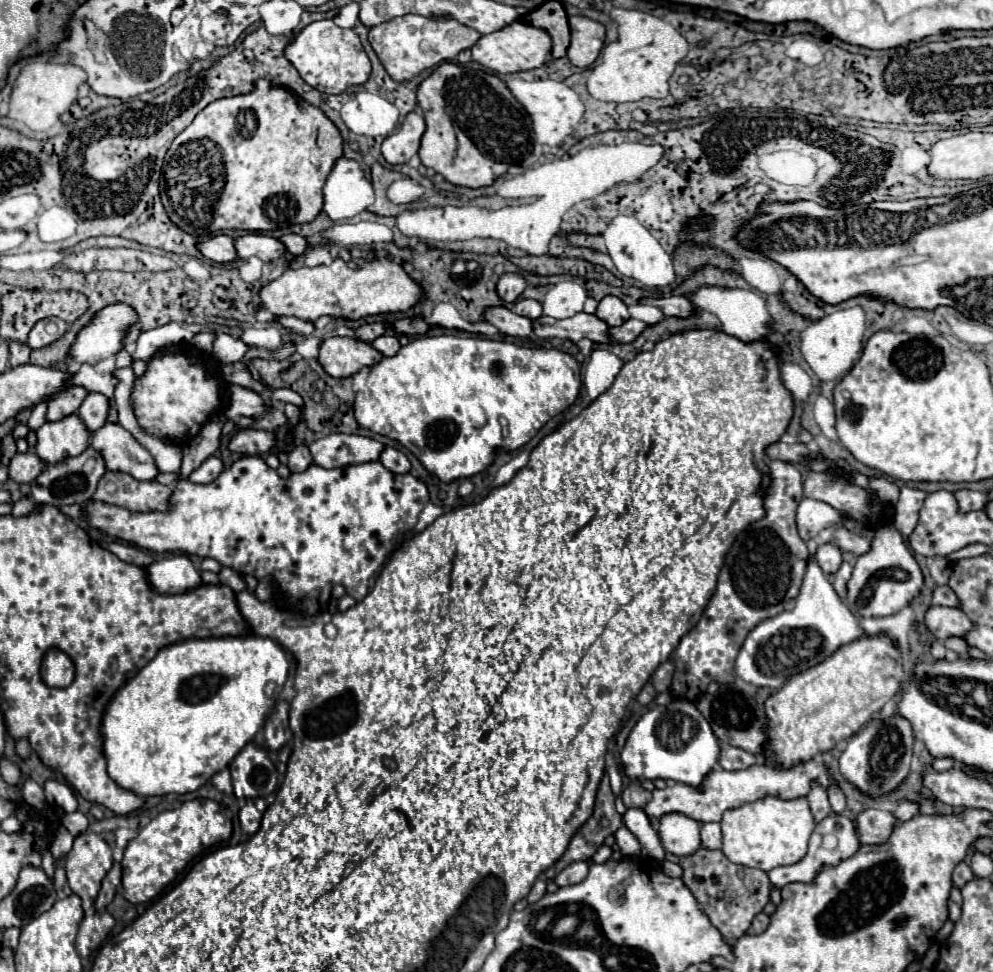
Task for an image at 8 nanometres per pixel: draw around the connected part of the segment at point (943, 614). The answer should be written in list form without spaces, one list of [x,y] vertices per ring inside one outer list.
[[[932,605],[924,615],[926,629],[940,641],[946,637],[964,637],[972,629],[972,621],[956,607]]]

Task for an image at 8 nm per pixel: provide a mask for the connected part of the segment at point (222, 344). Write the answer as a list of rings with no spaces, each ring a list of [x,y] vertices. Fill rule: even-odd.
[[[218,333],[212,353],[220,363],[238,363],[238,361],[244,361],[244,355],[248,349],[250,347],[240,337],[234,337],[228,333]]]

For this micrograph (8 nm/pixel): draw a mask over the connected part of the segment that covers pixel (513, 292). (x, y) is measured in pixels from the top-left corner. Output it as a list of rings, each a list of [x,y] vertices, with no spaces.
[[[504,273],[498,281],[498,295],[506,301],[506,303],[514,303],[522,291],[526,289],[526,281],[520,273]]]

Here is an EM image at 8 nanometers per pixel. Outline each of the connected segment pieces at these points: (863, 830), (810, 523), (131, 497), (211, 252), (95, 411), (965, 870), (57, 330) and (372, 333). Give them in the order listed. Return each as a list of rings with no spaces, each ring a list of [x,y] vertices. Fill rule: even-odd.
[[[866,809],[856,817],[860,841],[868,845],[878,845],[886,843],[888,837],[892,835],[892,829],[896,825],[896,817],[890,811],[882,809]]]
[[[802,499],[798,509],[796,509],[796,525],[798,525],[798,533],[804,541],[816,537],[822,529],[830,527],[842,521],[840,513],[830,507],[824,501],[816,501],[816,499]]]
[[[108,471],[102,475],[92,499],[108,505],[114,503],[130,511],[164,511],[168,509],[166,497],[170,495],[172,491],[166,485],[154,481],[138,481],[132,479],[132,475]]]
[[[212,235],[206,241],[196,243],[196,249],[210,261],[216,263],[230,263],[236,259],[236,249],[232,243],[232,237],[228,235]]]
[[[88,393],[84,403],[78,409],[78,415],[84,421],[88,431],[96,431],[98,427],[102,427],[106,423],[108,411],[110,411],[110,399],[106,395]]]
[[[958,863],[956,869],[954,869],[954,875],[952,875],[952,883],[954,883],[954,887],[962,889],[962,887],[964,887],[968,881],[972,881],[972,879],[974,879],[972,869],[970,869],[966,863]]]
[[[46,317],[46,319],[40,319],[30,335],[28,335],[28,345],[32,349],[40,349],[44,345],[50,345],[52,341],[56,341],[58,337],[62,337],[66,333],[66,325],[62,319],[56,319],[56,317]]]
[[[366,323],[366,325],[362,325],[362,327],[356,329],[356,337],[358,337],[360,341],[372,343],[376,337],[384,335],[384,331],[386,331],[386,329],[384,329],[382,323]]]

